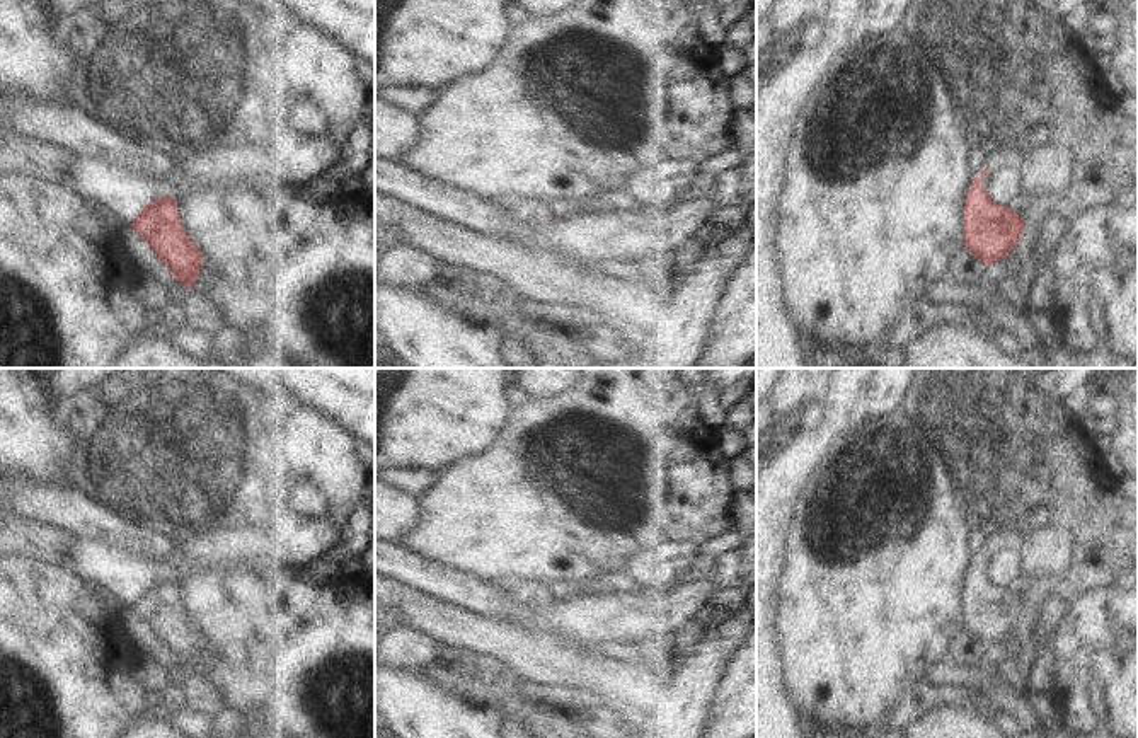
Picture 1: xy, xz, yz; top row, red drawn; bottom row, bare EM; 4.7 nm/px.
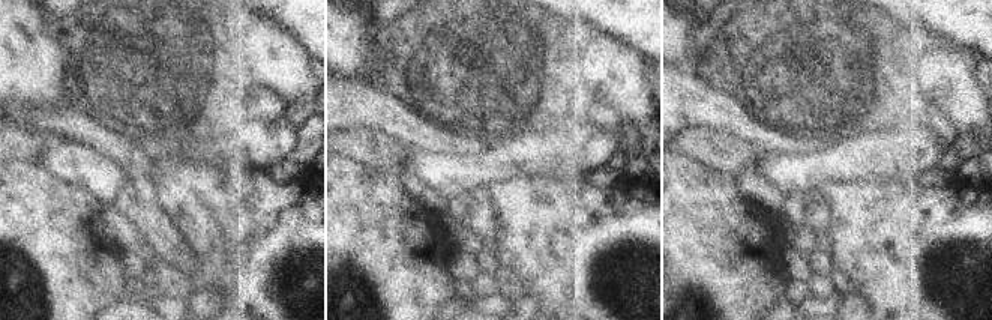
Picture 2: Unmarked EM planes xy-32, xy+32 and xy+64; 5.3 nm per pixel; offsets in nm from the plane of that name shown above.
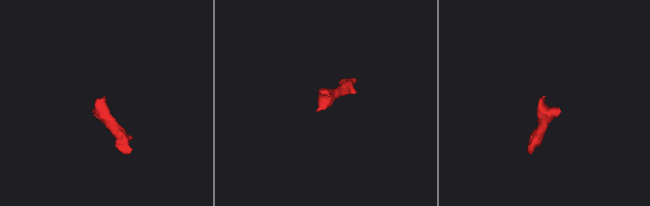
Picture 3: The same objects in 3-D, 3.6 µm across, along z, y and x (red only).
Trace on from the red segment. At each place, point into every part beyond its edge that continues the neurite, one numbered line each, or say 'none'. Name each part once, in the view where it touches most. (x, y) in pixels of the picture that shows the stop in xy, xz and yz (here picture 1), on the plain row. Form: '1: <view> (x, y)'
1: xz (518, 600)

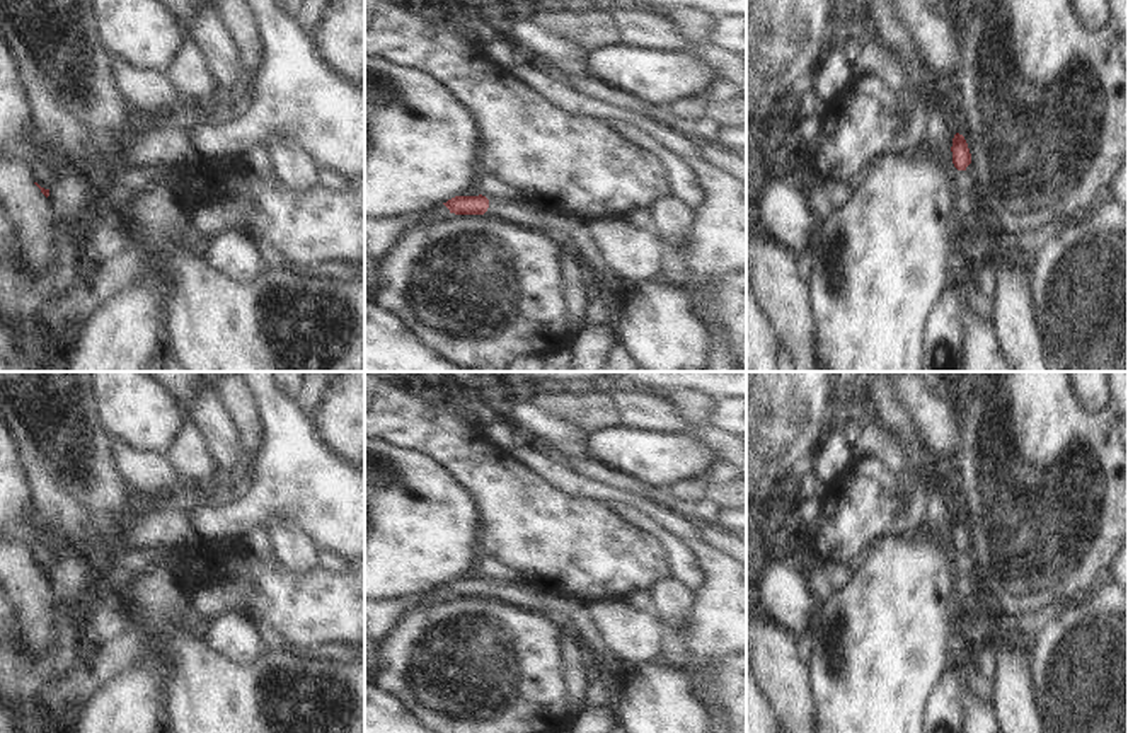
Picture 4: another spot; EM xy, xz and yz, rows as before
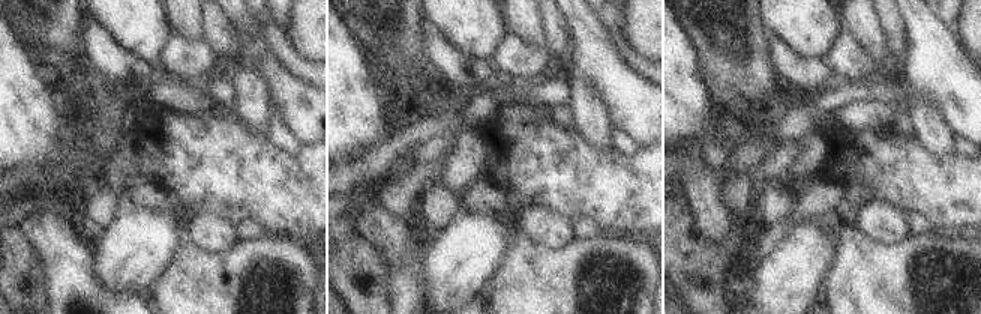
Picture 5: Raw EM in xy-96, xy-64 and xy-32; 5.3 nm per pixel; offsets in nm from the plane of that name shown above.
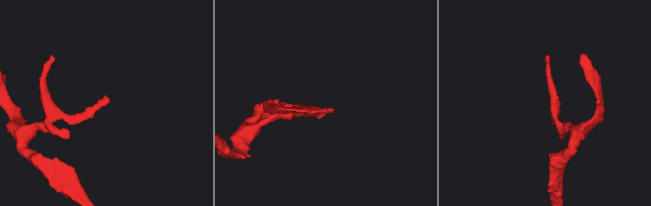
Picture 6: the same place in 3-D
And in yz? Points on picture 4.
none

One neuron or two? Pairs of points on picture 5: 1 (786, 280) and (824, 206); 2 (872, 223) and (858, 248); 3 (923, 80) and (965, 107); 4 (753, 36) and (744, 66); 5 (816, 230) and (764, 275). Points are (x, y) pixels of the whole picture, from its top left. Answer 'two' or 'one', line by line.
1: two
2: two
3: one
4: one
5: one

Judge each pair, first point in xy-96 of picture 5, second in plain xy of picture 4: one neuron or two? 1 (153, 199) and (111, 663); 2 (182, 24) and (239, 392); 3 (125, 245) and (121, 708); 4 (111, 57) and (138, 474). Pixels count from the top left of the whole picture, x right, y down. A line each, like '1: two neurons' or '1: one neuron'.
1: one neuron
2: two neurons
3: one neuron
4: one neuron

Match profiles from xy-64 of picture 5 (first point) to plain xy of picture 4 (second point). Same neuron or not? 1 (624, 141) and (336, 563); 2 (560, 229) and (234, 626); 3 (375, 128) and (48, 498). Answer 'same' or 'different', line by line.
1: same
2: same
3: different

